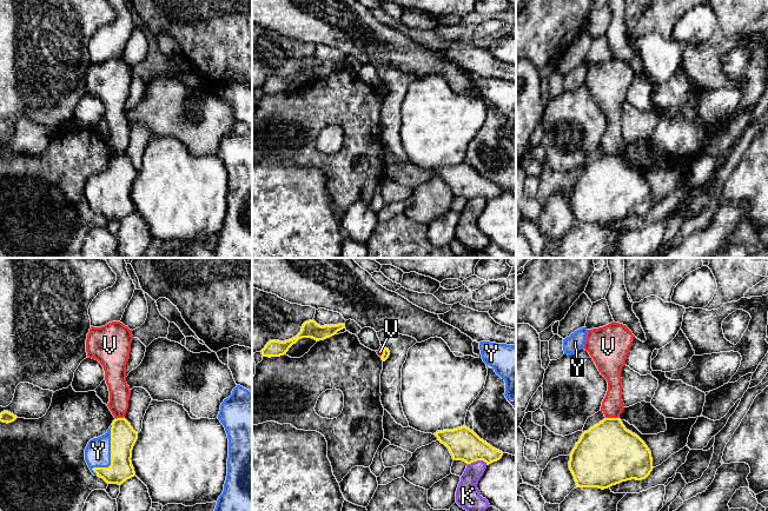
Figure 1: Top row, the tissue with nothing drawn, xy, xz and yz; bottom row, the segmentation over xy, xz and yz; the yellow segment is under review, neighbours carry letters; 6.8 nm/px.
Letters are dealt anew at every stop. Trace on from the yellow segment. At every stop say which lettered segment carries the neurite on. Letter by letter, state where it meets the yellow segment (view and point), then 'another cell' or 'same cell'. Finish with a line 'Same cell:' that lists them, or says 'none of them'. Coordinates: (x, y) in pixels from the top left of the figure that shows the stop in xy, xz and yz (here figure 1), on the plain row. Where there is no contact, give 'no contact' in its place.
K: xz (477, 196) | another cell
V: yz (611, 154) | another cell
Y: xy (111, 193) | same cell
Same cell: Y

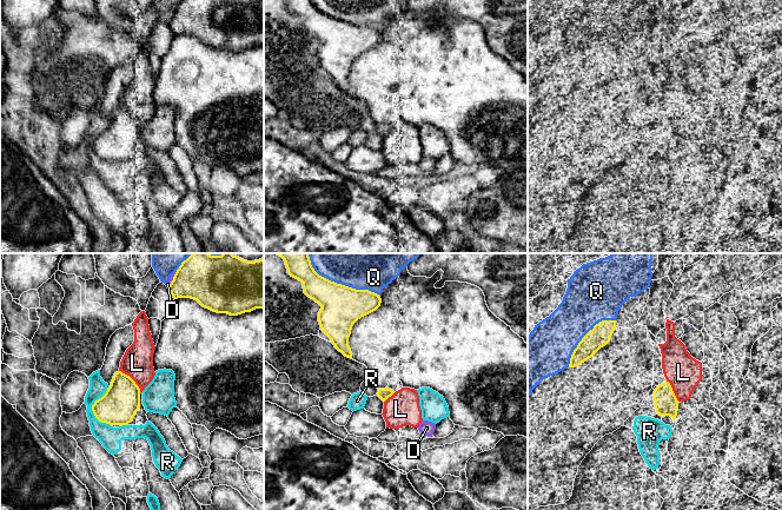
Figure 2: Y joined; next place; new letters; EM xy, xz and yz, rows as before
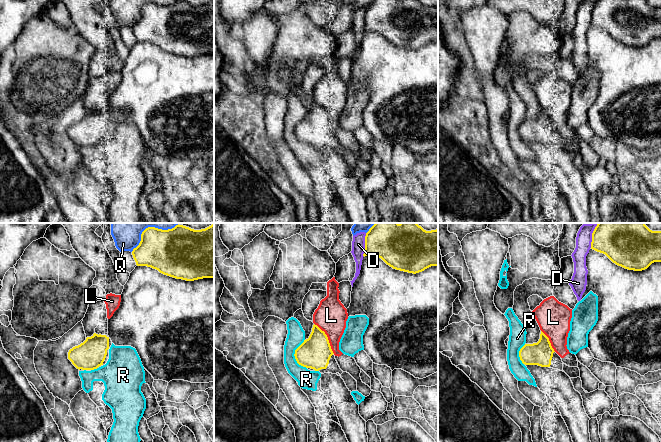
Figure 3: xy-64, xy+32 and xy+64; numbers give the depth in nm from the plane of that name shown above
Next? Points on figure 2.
D: xy (172, 17) | another cell
L: xy (132, 116) | another cell
Q: xz (344, 21) | another cell
R: xy (92, 146) | another cell
Same cell: none of them

